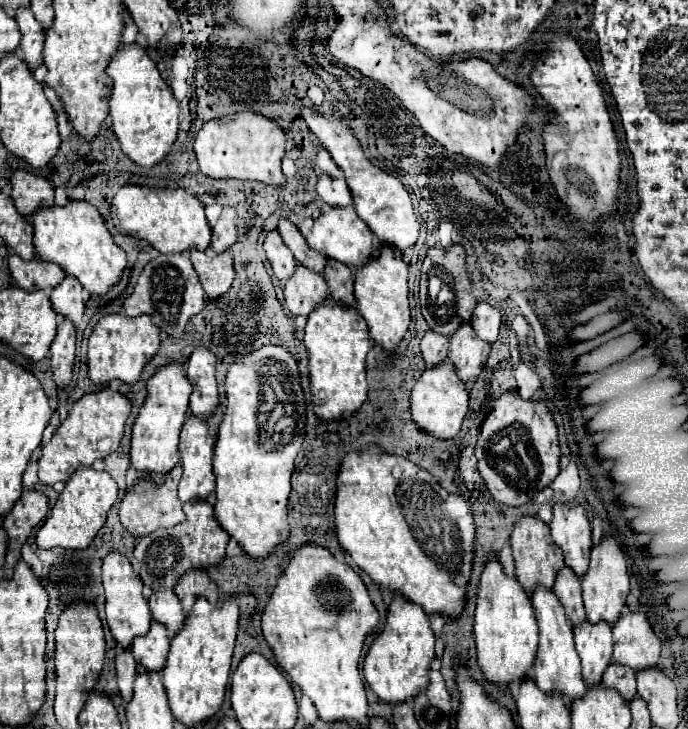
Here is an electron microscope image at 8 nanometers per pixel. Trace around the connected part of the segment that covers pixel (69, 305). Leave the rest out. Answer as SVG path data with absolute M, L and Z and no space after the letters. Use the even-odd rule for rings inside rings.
M66 275L64 281L60 281L50 295L52 307L56 313L68 317L74 321L74 325L80 325L82 313L84 313L84 303L88 299L88 291L78 283L74 275Z

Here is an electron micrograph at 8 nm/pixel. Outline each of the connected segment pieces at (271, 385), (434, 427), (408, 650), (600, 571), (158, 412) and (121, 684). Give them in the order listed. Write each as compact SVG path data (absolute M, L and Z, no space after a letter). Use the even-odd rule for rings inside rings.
M264 345L256 351L242 353L228 367L226 375L226 413L222 417L214 443L214 475L216 503L214 515L218 523L232 535L252 557L266 557L274 545L288 537L288 495L294 459L306 435L306 397L300 385L298 359L288 349Z
M444 361L422 371L420 379L412 389L410 401L412 401L412 419L422 431L434 435L436 439L450 439L460 431L462 419L468 411L468 389L466 383L458 379L454 365L450 361Z
M394 593L392 603L388 605L386 623L380 629L380 633L372 637L372 643L362 661L362 673L366 683L380 699L388 703L408 701L416 693L426 689L432 657L434 657L434 633L430 629L428 615L422 611L422 607L408 603L400 593Z
M604 535L600 539L600 543L592 545L590 551L590 565L586 575L582 577L582 595L584 595L584 607L586 607L586 617L590 619L590 623L598 623L598 621L608 621L614 623L618 619L618 615L622 613L622 607L626 603L626 595L628 595L628 565L626 565L626 557L620 551L618 543L614 541L612 535Z
M168 361L156 369L156 373L146 383L148 397L140 407L136 423L132 427L132 449L130 461L138 469L138 473L154 475L156 483L162 483L162 475L166 475L178 461L178 443L180 443L180 427L182 419L188 411L188 397L190 397L190 383L186 381L186 373L182 363Z
M122 649L116 655L116 677L118 677L118 689L120 689L120 695L122 695L124 703L130 701L134 675L136 675L134 653L132 653L132 649Z

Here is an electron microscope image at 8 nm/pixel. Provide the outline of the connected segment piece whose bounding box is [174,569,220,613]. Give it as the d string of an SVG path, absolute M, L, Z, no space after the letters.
M190 569L190 571L186 571L186 573L178 579L174 591L176 591L176 595L182 599L182 609L184 609L184 613L190 611L190 607L194 605L194 599L196 599L198 595L206 597L210 603L216 603L218 597L220 597L220 591L218 591L216 583L208 577L208 573L206 573L204 569Z

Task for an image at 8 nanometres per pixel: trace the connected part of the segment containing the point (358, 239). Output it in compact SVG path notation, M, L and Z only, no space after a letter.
M334 207L326 213L320 213L318 219L314 219L312 231L306 237L308 245L314 247L316 251L320 251L326 257L338 259L340 263L348 263L352 267L360 267L364 265L364 261L372 255L374 249L374 233L370 231L370 227L356 215L354 207Z

